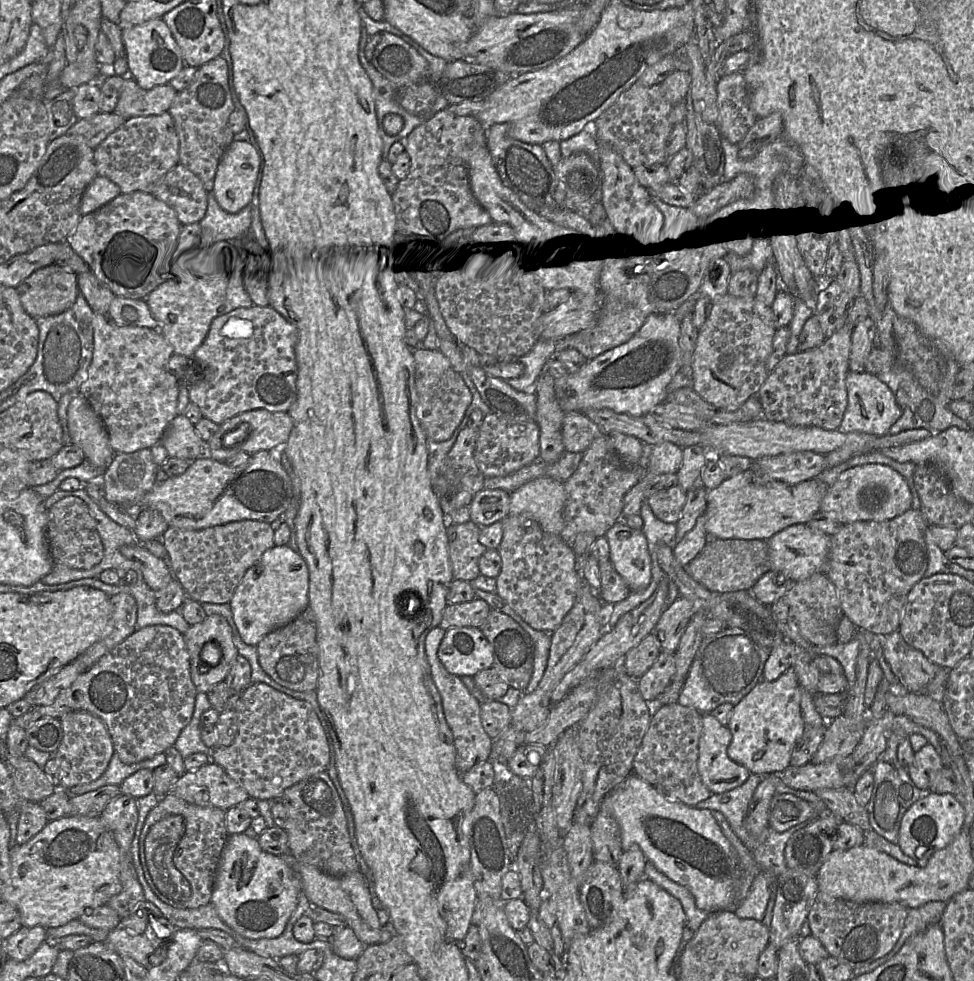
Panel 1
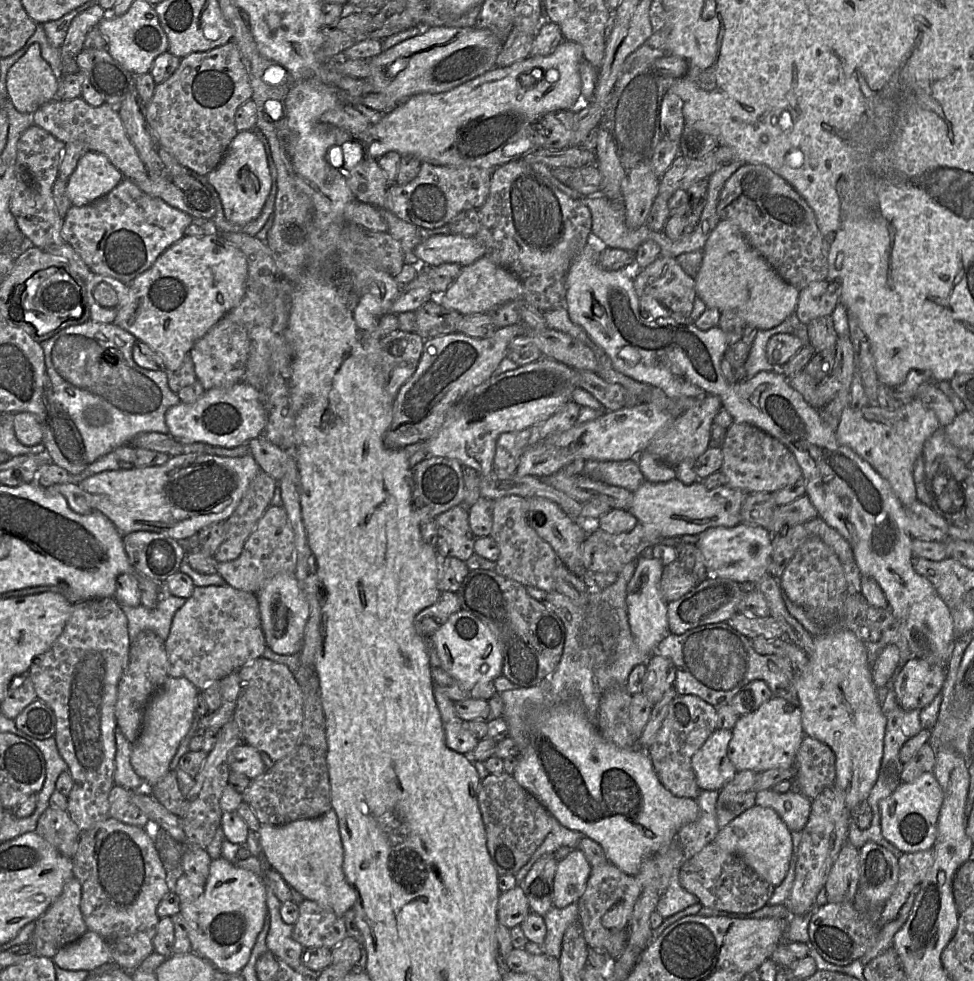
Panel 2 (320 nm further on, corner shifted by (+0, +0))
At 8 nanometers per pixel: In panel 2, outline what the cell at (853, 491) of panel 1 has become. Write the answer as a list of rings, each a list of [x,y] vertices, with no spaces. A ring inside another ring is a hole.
[[[805,494],[788,504],[776,506],[771,523],[766,529],[773,537],[778,532],[785,533],[789,527],[816,517],[818,517],[818,512]]]

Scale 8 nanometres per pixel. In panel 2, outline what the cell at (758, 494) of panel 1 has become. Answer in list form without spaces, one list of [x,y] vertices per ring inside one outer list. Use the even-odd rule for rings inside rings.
[[[677,479],[658,483],[645,480],[632,493],[629,511],[638,522],[652,526],[663,538],[698,535],[709,528],[736,526],[742,522],[740,510],[747,496],[746,492],[727,485],[708,489],[702,481],[685,485]]]

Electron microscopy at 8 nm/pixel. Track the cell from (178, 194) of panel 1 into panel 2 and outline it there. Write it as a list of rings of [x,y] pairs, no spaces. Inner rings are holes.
[[[82,97],[72,100],[56,98],[36,110],[33,113],[33,118],[35,125],[46,130],[63,143],[81,141],[87,145],[89,151],[105,155],[126,179],[133,182],[143,182],[149,179],[148,171],[126,133],[117,107],[111,107],[106,103],[99,107],[93,107]]]

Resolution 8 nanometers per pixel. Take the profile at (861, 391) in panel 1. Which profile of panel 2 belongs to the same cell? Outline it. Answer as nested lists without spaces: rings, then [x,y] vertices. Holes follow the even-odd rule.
[[[915,398],[897,410],[886,410],[878,405],[867,405],[854,410],[848,405],[842,411],[839,424],[835,429],[835,437],[839,444],[849,447],[867,462],[889,484],[901,503],[908,506],[917,500],[913,479],[915,461],[922,455],[926,440],[940,427],[935,412],[926,408],[920,400]]]

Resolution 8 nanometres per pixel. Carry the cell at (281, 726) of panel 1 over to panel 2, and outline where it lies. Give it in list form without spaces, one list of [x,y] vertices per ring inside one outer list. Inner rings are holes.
[[[259,657],[238,670],[240,691],[233,720],[237,723],[243,743],[266,753],[273,762],[290,754],[302,744],[303,697],[293,673],[283,664]]]

